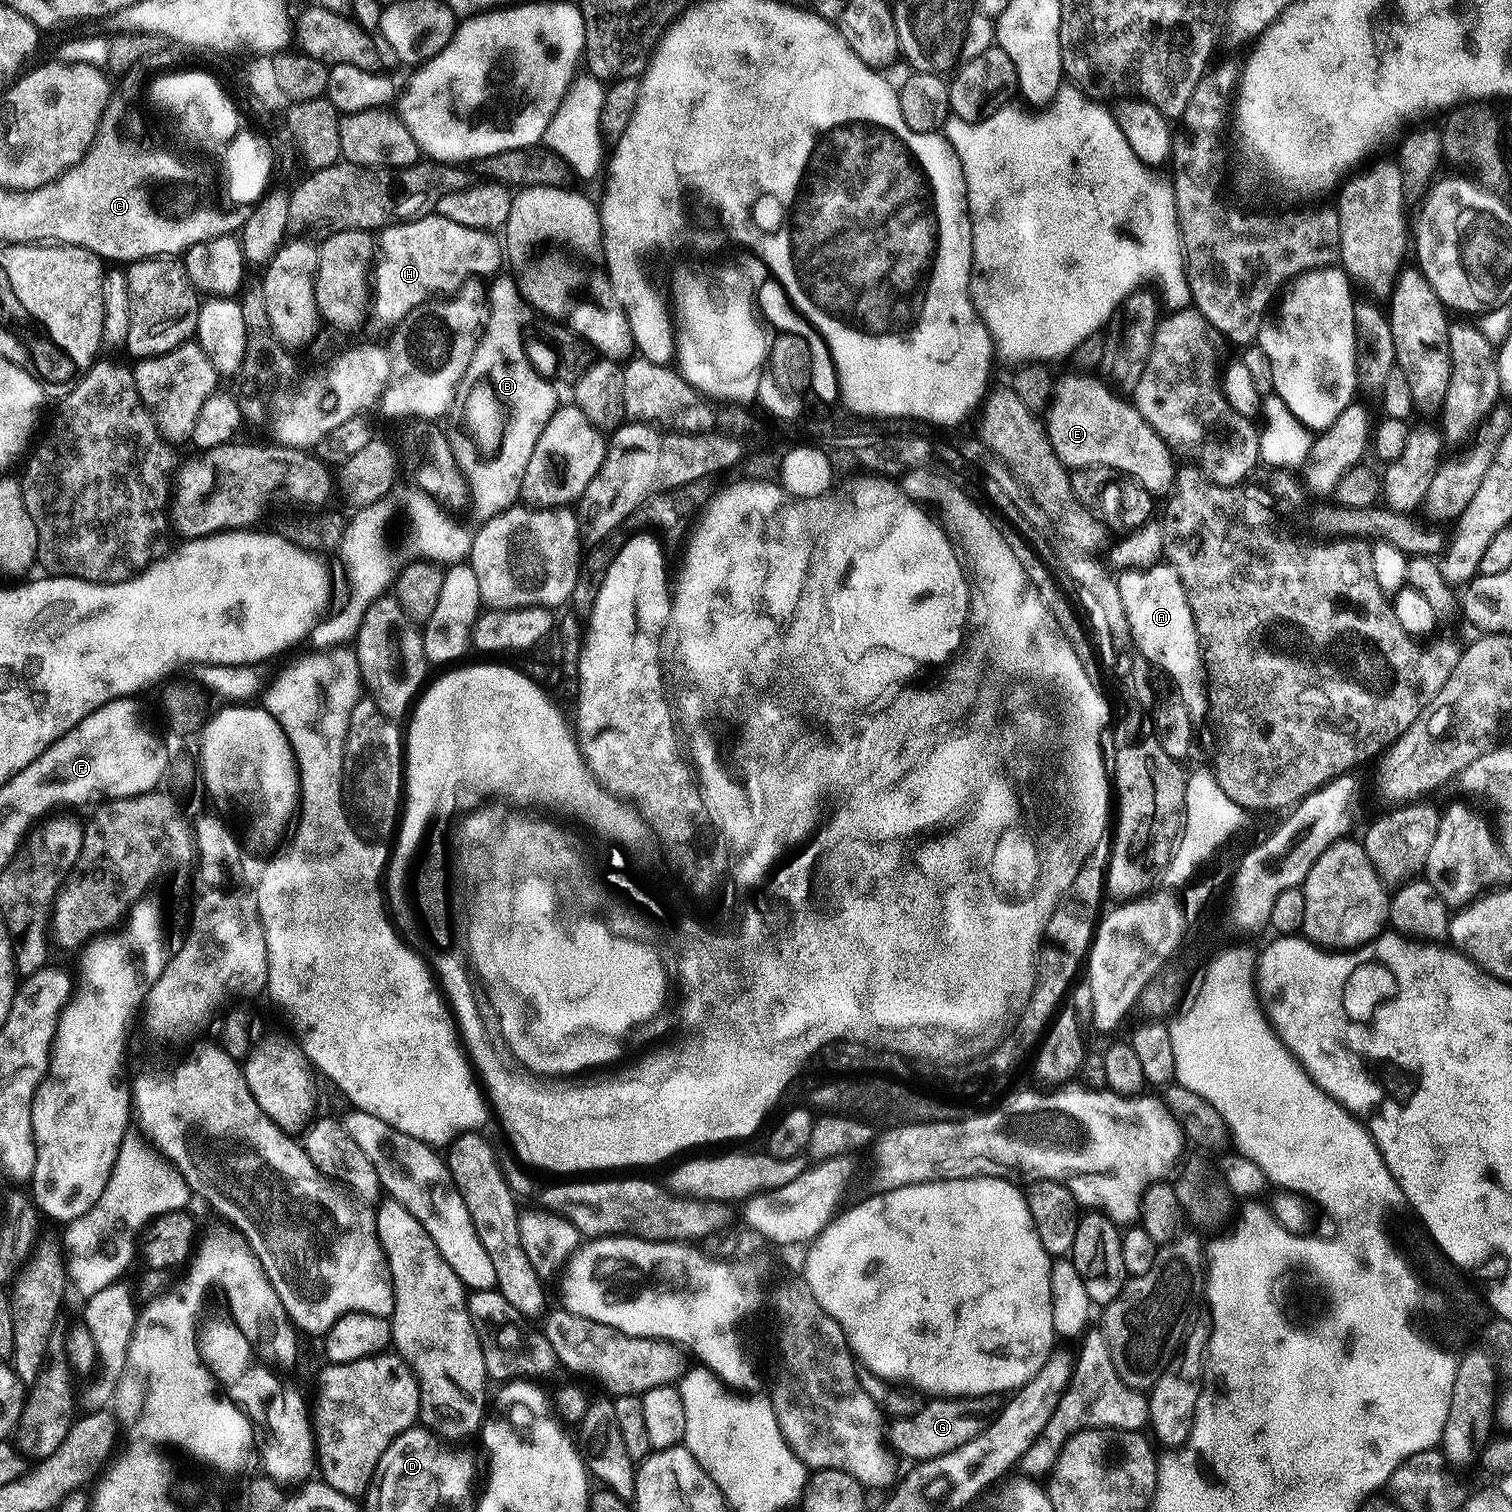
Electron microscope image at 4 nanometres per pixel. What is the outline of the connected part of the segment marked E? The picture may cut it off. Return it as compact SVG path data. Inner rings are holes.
M1072 374L1076 376L1064 376L1055 381L1052 390L1052 401L1046 409L1046 427L1048 429L1048 437L1050 438L1050 446L1054 446L1054 454L1058 454L1058 458L1064 463L1064 467L1069 470L1075 470L1078 468L1110 468L1117 474L1127 474L1131 479L1137 480L1146 491L1152 493L1153 497L1160 498L1165 494L1173 491L1176 483L1176 470L1178 467L1177 461L1174 462L1174 453L1171 448L1168 447L1168 443L1165 442L1162 437L1156 433L1151 426L1146 422L1146 418L1142 418L1142 414L1138 414L1136 405L1129 402L1123 395L1117 394L1099 375L1096 374Z

